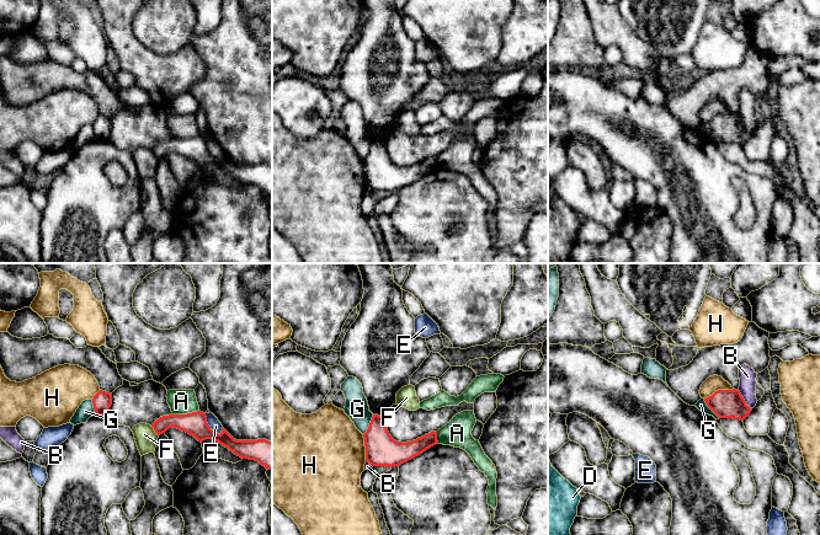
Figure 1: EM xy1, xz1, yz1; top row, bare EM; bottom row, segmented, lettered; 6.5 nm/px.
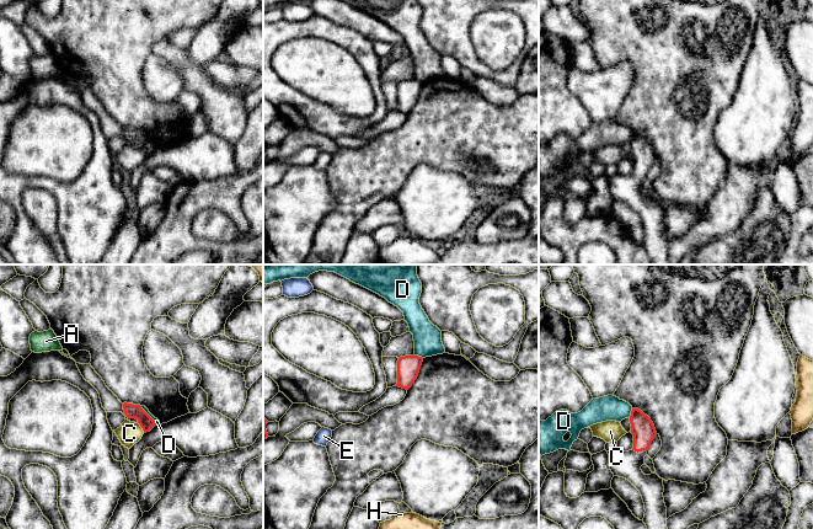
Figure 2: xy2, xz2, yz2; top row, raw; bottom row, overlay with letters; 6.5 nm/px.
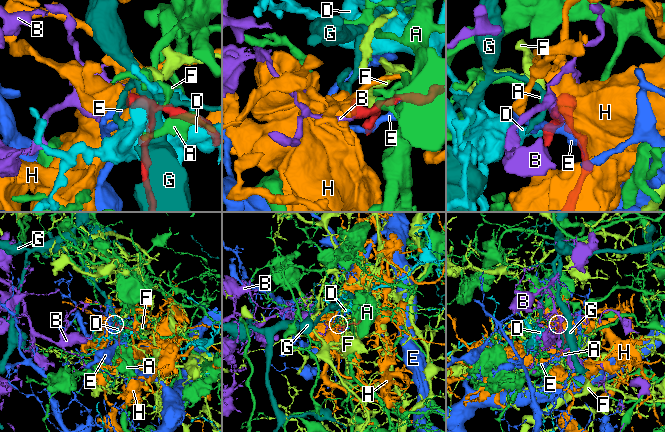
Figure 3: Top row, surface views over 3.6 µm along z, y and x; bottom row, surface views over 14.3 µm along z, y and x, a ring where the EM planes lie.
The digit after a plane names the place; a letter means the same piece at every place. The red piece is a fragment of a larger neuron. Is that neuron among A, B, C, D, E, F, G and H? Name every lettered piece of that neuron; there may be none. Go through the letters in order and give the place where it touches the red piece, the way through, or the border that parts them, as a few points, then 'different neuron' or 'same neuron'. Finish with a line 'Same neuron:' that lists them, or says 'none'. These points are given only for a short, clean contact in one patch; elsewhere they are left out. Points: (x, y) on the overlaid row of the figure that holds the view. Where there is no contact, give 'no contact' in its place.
A: contact xy1 (185, 415); border xy1 (198, 410), (191, 413), (172, 415); different neuron
B: contact yz1 (744, 400); border yz1 (738, 390), (751, 408); different neuron
C: contact xy2 (140, 426); border xy2 (138, 422), (144, 432); different neuron
D: contact yz2 (631, 413); border yz2 (632, 409), (629, 417); different neuron
E: contact xy1 (208, 426); different neuron
F: contact xy1 (154, 429); border xy1 (150, 426), (158, 435); different neuron
G: contact xz1 (369, 424); border xz1 (373, 415), (363, 434); different neuron
H: contact yz1 (718, 390); border yz1 (733, 388), (715, 390), (704, 399); different neuron
Same neuron: none

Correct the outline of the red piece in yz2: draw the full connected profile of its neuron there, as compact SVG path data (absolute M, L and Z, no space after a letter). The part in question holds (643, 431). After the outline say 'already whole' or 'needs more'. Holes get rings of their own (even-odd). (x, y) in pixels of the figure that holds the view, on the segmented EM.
M632 408L630 423L633 448L629 451L620 449L608 451L610 470L614 476L629 480L640 491L646 509L643 523L647 529L668 529L663 479L654 472L644 475L641 470L647 450L657 436L654 424L638 408Z; needs more

